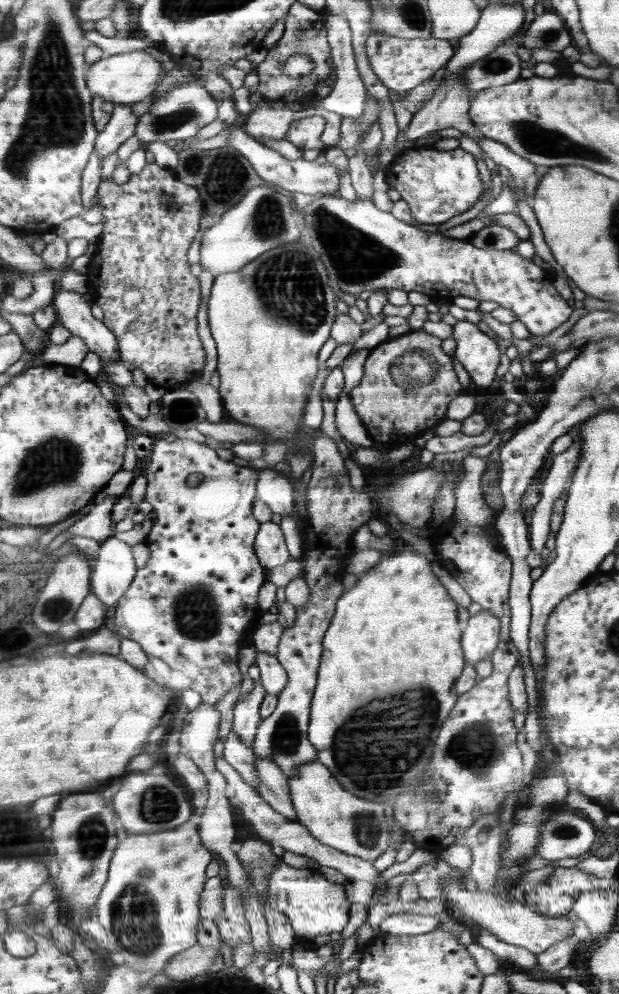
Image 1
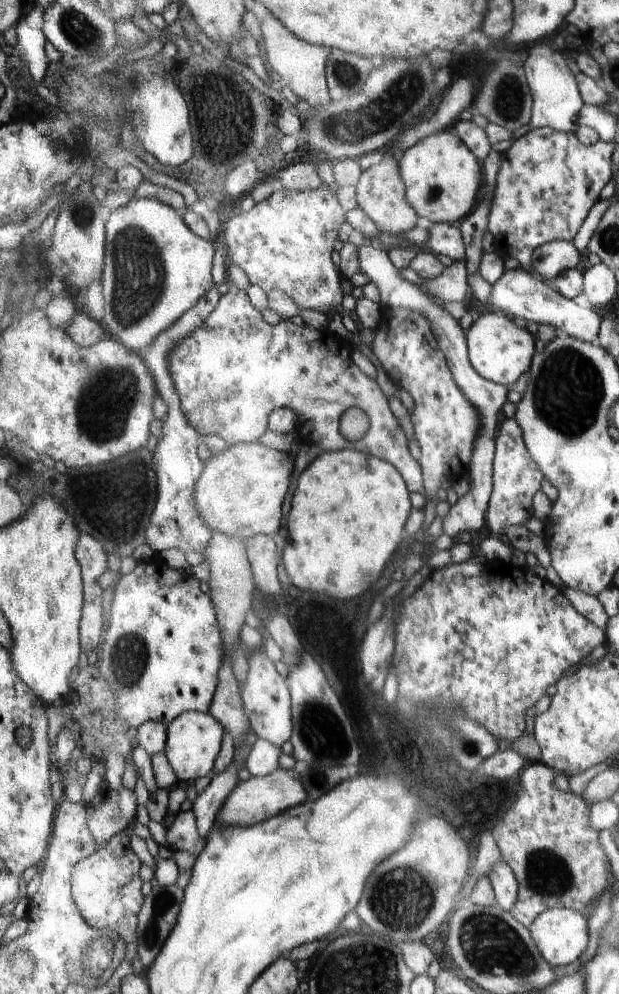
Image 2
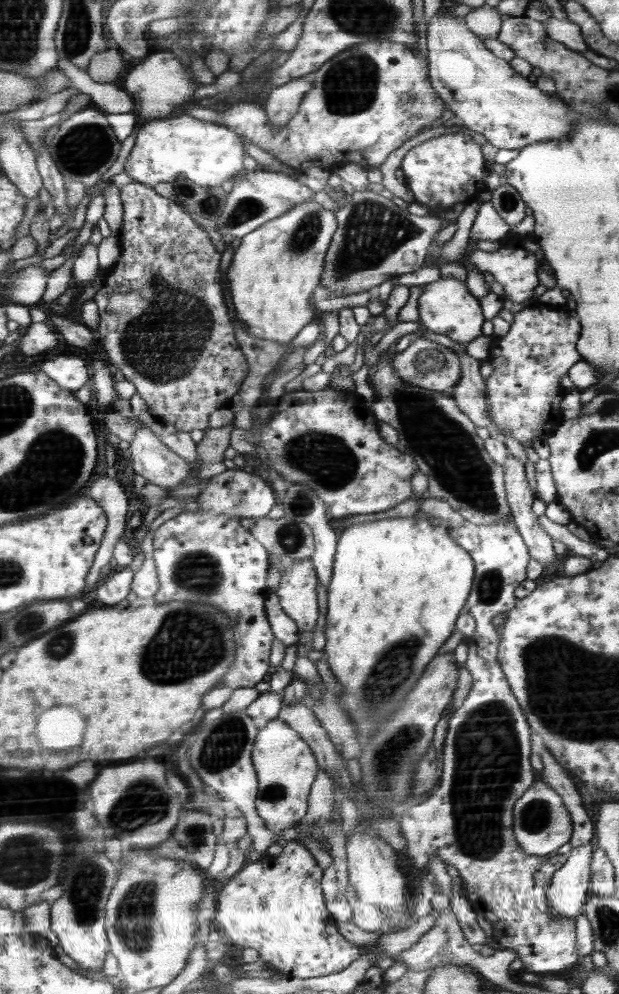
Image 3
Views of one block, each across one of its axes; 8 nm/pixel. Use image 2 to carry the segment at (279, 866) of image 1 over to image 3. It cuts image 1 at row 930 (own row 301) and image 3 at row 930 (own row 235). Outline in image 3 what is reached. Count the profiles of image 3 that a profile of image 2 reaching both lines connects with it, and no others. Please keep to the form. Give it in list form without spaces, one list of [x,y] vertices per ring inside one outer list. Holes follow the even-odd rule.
[[[283,841],[280,856],[264,857],[260,861],[248,862],[234,878],[225,883],[219,894],[216,922],[225,938],[232,944],[258,950],[262,961],[282,977],[314,978],[344,970],[360,958],[360,947],[351,944],[338,934],[336,919],[324,906],[324,895],[320,887],[323,868],[304,844],[298,841]]]

